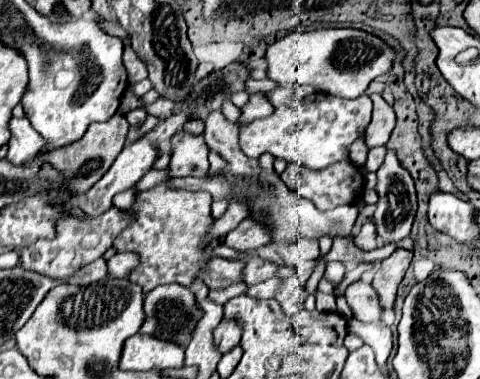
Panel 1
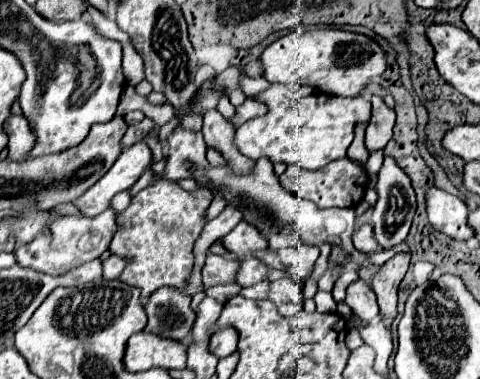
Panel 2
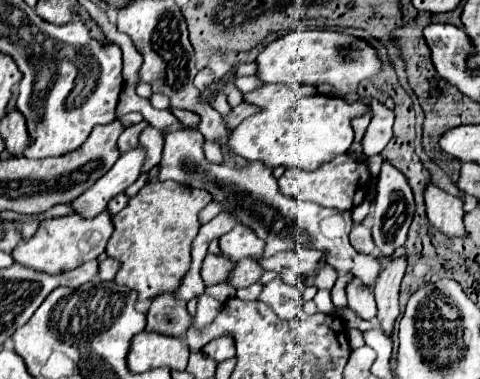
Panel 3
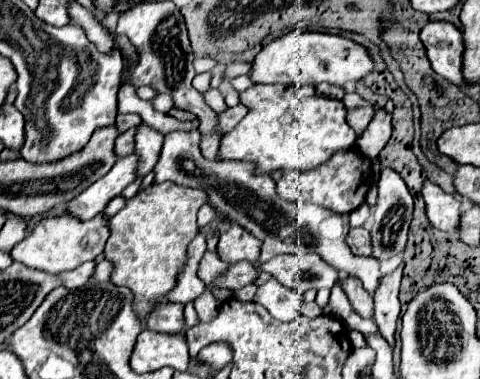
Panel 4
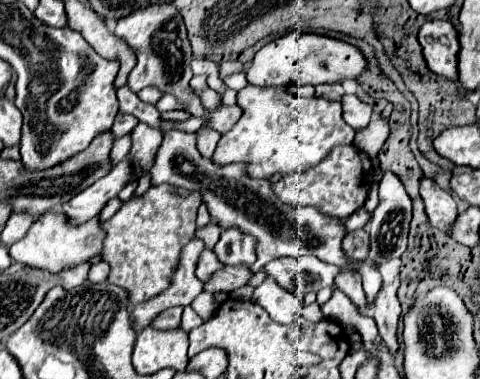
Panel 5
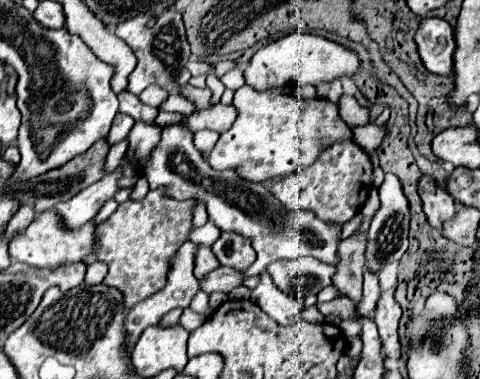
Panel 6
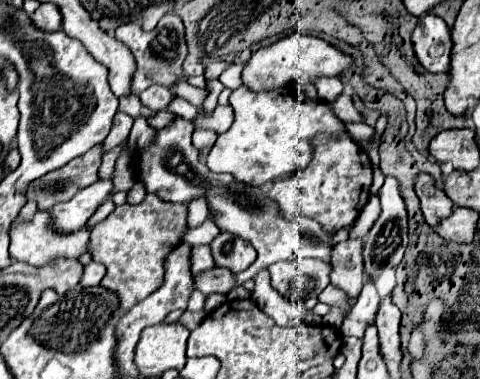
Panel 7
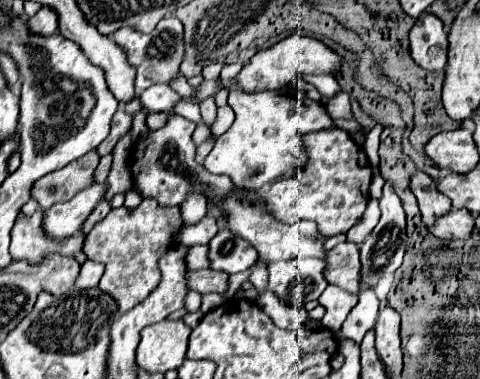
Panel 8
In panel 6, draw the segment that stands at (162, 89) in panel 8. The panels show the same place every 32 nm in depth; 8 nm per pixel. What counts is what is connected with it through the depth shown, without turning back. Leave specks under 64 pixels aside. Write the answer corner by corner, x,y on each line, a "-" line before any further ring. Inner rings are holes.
148,86
144,92
140,92
140,100
148,106
154,106
154,108
158,108
166,96
168,96
166,90
162,90
158,86

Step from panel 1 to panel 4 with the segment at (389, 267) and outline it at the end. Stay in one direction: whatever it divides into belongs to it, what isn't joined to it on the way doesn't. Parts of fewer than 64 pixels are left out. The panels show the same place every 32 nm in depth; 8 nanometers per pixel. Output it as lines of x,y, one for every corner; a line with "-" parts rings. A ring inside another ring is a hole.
404,262
390,272
388,276
380,278
380,284
374,292
374,318
376,324
382,332
382,336
394,346
394,330
396,330
396,320
400,316
400,302
398,302
398,288
400,288
400,280
402,280
402,270
404,270

